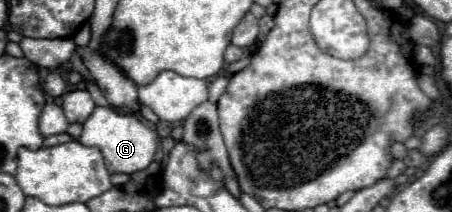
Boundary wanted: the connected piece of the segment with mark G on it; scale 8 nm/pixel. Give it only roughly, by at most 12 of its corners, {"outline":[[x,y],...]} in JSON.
{"outline":[[96,107],[78,141],[110,175],[154,161],[158,133],[136,115]]}

